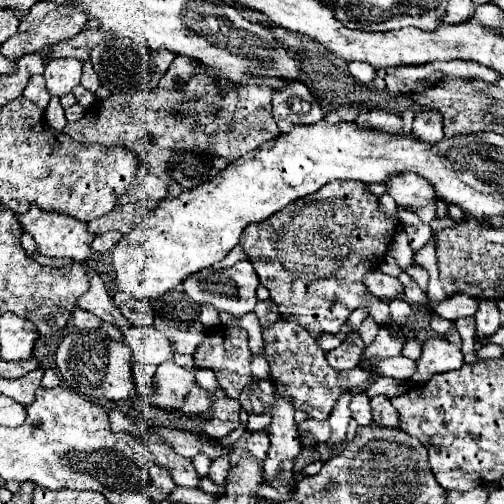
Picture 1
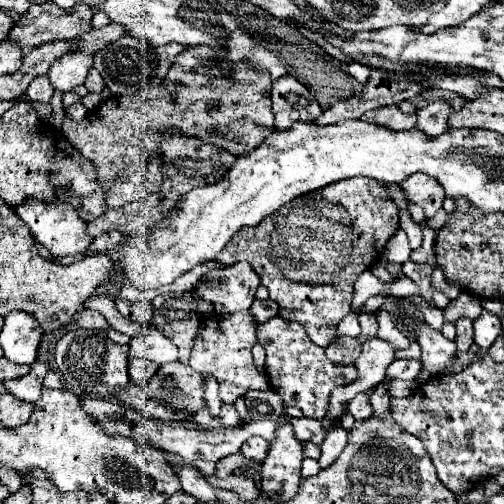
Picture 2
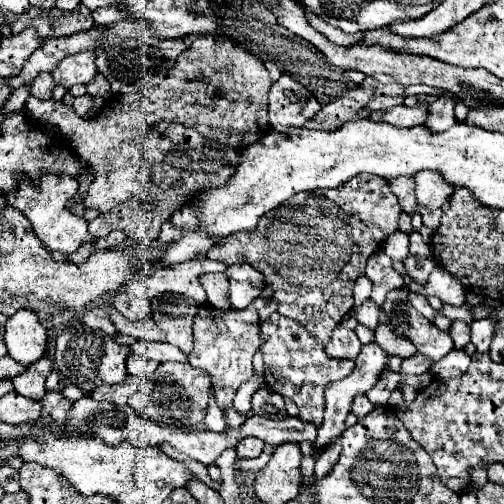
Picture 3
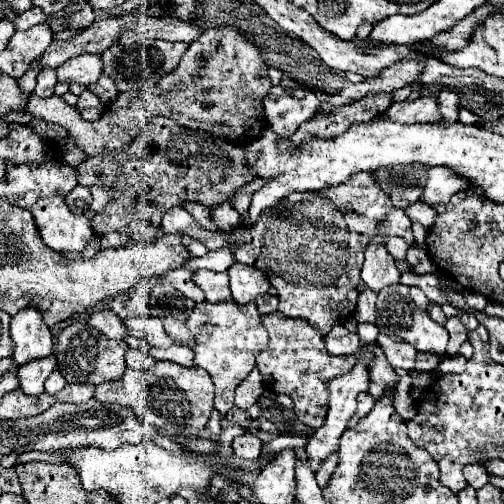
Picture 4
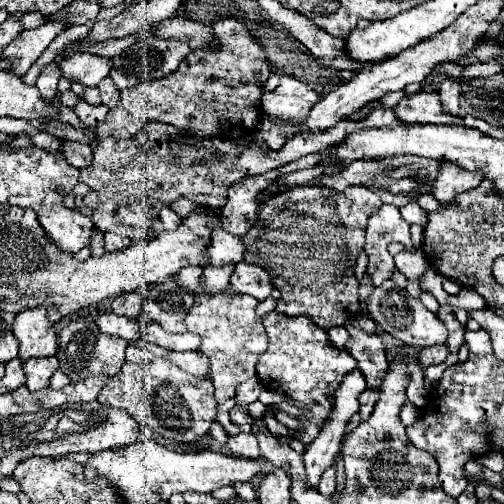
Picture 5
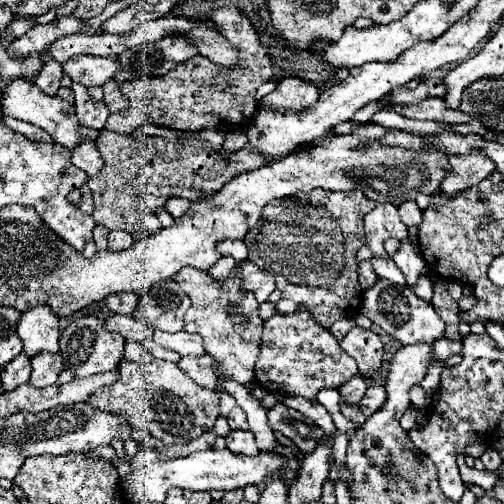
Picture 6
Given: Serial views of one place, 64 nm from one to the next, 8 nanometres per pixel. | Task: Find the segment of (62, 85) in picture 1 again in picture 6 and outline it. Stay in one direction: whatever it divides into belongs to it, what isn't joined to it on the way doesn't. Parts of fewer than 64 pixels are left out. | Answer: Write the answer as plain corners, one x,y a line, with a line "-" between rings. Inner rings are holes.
72,56
62,64
64,72
84,86
102,86
108,78
112,78
120,66
116,58
102,58
102,56

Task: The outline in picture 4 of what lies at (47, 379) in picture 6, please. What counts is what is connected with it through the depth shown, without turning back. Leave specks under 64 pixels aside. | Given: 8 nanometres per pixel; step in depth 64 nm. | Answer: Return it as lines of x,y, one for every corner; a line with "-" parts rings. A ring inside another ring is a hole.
54,356
32,360
24,366
20,366
18,368
20,390
28,396
40,396
44,392
44,380
54,372
54,368
56,368

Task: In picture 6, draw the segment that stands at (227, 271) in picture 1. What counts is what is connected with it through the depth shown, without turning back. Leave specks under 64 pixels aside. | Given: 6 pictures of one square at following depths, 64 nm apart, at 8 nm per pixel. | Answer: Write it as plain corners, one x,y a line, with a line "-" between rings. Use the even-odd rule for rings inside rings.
248,260
240,264
240,274
244,280
244,288
248,288
258,302
266,302
274,290
274,274
260,270
256,264

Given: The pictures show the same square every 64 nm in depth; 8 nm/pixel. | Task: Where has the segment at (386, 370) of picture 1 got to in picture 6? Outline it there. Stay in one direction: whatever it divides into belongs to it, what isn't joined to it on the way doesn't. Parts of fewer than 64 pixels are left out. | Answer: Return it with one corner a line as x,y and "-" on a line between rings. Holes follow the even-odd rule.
440,338
432,344
432,352
434,352
434,360
448,360
450,356
458,354
462,350
462,342
452,342
448,338

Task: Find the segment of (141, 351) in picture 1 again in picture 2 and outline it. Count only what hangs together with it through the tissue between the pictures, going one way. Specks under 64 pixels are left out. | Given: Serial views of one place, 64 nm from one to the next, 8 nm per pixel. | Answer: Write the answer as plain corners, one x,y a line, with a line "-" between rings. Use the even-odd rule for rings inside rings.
156,326
144,328
142,334
132,336
128,346
130,346
130,356
132,358
152,360
156,364
178,360
178,348

